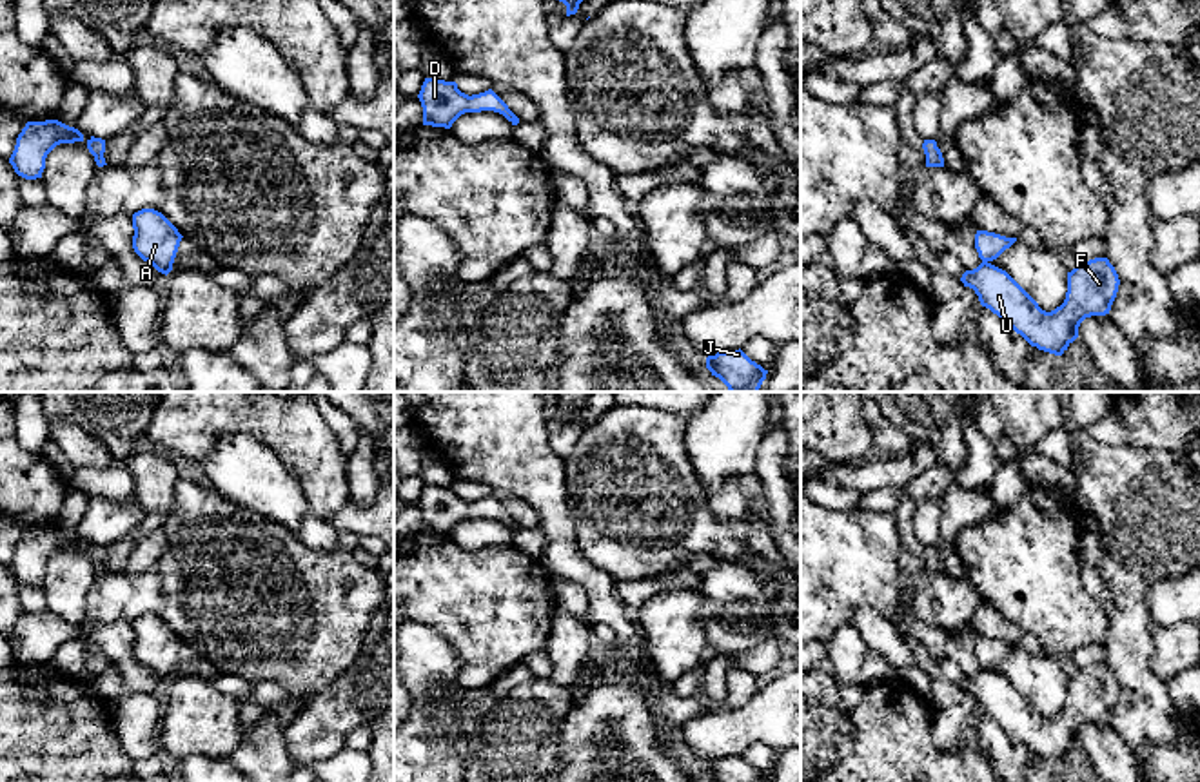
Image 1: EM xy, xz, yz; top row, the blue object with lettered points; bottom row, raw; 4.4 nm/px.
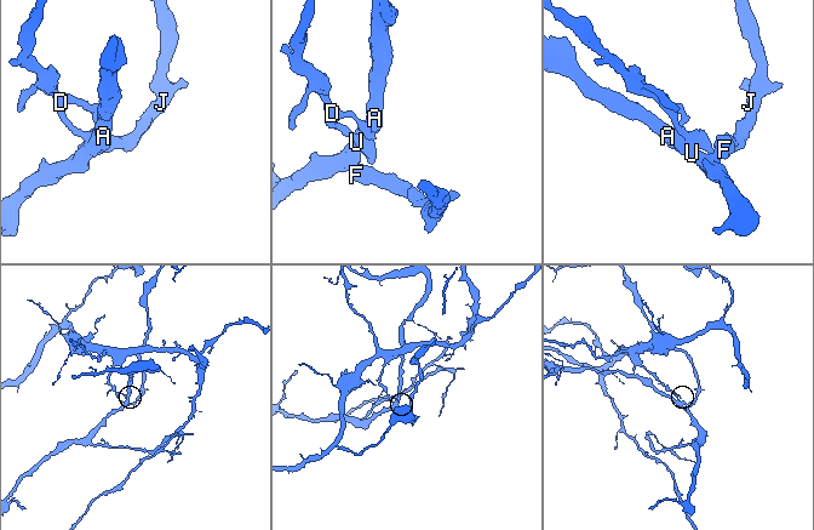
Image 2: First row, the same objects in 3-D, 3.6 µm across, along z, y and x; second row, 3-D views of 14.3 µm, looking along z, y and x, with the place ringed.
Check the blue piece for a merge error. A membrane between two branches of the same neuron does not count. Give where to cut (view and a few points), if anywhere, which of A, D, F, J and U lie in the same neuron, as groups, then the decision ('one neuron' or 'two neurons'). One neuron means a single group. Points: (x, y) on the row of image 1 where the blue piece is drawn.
cut yz (928, 140), (934, 149), (926, 158); groups A F J U / D; two neurons

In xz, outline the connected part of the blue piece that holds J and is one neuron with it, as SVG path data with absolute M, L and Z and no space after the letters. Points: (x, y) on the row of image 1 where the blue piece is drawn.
M741 348L724 350L706 357L706 368L719 377L730 392L759 392L768 370L752 361Z

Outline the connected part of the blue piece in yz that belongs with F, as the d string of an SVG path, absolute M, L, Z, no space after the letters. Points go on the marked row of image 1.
M1107 258L1078 263L1067 272L1064 303L1046 312L1006 270L988 261L966 270L960 281L1031 347L1055 356L1062 356L1078 337L1086 318L1109 314L1120 285Z

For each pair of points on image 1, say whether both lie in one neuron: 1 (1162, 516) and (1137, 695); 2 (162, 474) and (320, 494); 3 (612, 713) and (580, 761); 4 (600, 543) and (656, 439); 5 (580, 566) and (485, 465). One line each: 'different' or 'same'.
1: same
2: different
3: same
4: same
5: same

